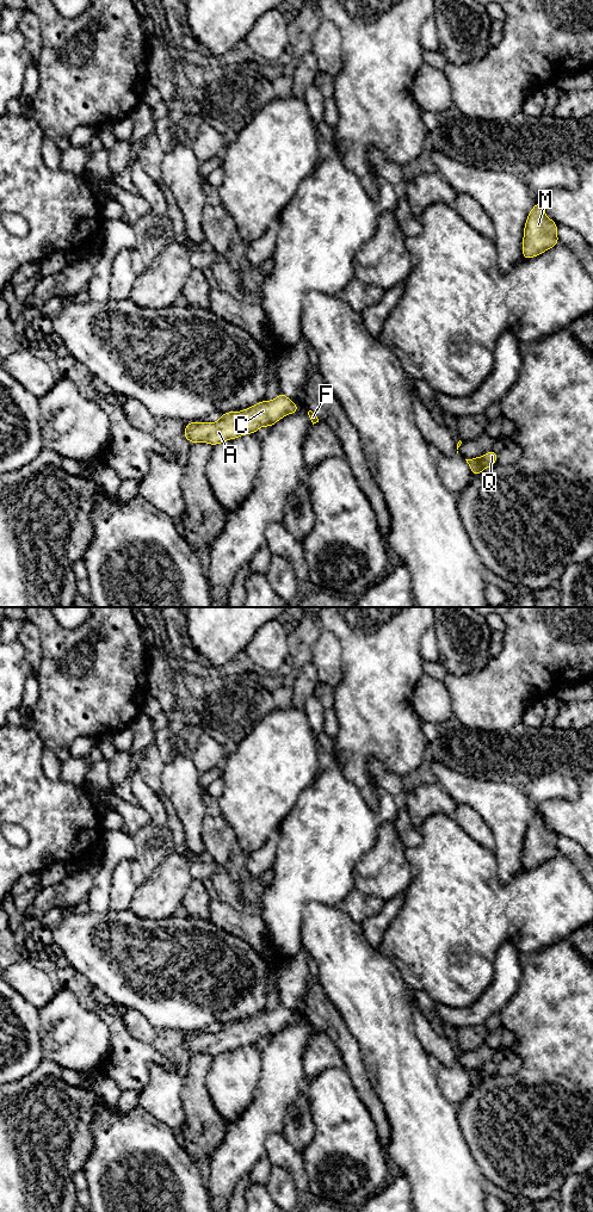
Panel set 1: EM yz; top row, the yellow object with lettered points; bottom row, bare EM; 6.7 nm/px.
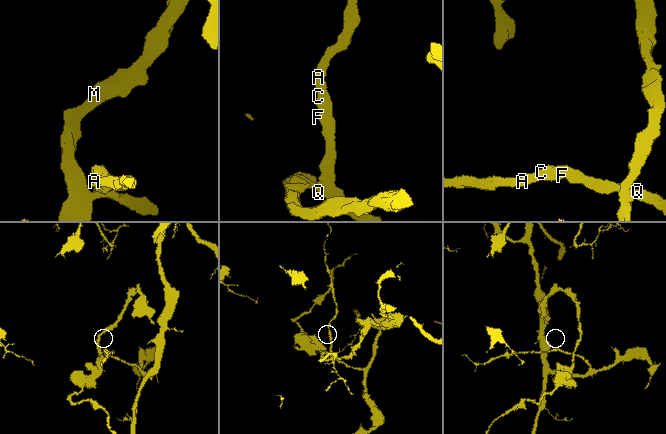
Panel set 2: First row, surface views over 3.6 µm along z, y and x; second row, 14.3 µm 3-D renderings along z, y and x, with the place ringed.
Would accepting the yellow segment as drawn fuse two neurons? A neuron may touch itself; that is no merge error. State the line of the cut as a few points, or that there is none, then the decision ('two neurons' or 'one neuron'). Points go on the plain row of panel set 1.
yz (483, 1077), (477, 1076), (473, 1082) | two neurons

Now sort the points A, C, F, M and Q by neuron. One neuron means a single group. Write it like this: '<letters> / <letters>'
A C F Q / M

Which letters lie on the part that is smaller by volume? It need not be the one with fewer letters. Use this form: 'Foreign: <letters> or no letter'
Foreign: M

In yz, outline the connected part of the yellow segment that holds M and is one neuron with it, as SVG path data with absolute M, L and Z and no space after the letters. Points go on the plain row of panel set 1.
M537 811L525 833L523 868L535 868L558 853L557 835L545 825L544 817Z

